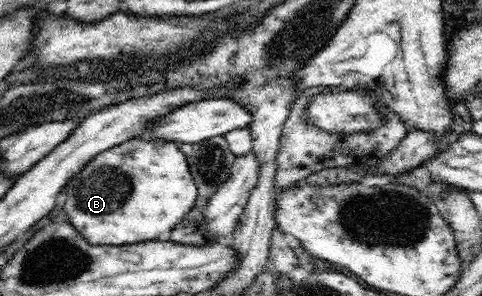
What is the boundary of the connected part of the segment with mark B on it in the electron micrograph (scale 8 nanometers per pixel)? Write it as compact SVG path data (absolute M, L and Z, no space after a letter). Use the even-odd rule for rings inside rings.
M132 139L120 147L112 147L96 155L96 159L90 159L64 185L64 211L90 245L158 240L160 235L171 233L176 223L194 207L197 187L180 144L164 140L162 145L156 145L154 141L161 140Z

